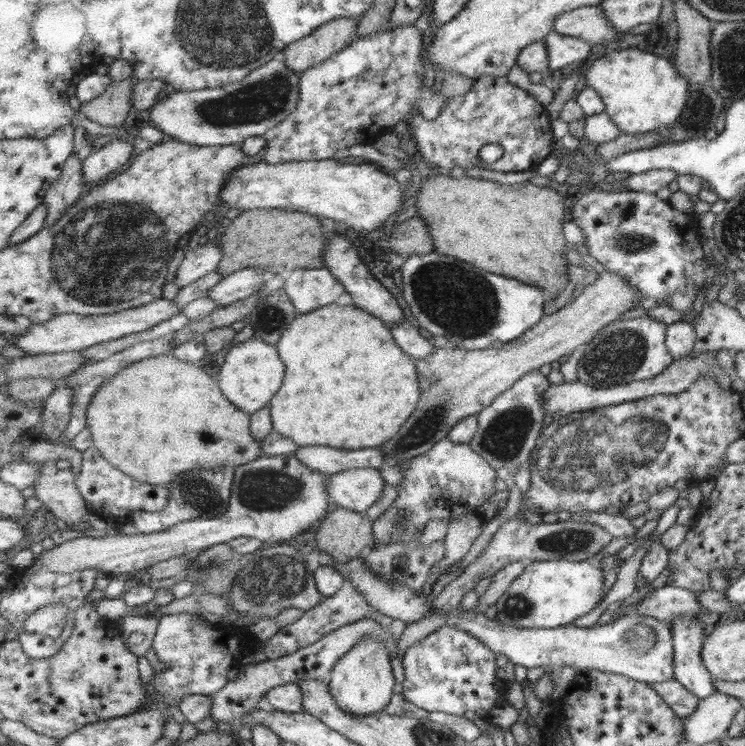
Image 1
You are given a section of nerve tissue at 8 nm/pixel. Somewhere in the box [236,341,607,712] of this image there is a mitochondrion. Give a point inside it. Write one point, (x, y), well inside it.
(510, 430)

